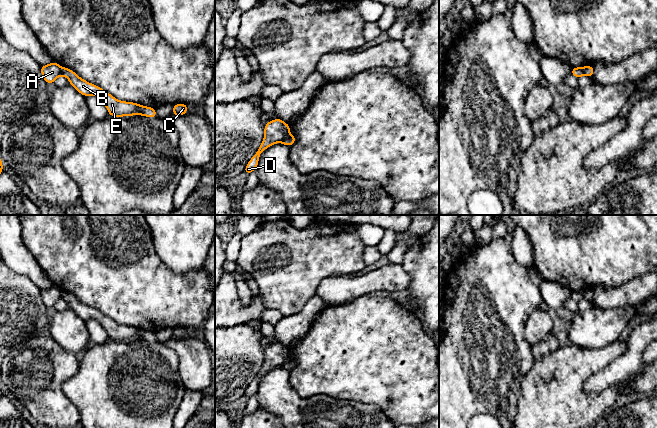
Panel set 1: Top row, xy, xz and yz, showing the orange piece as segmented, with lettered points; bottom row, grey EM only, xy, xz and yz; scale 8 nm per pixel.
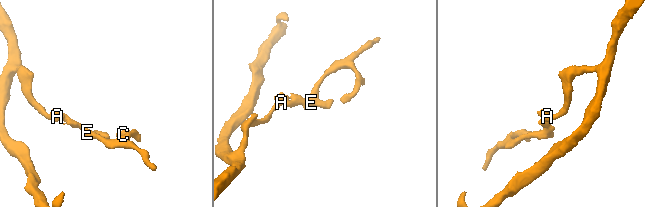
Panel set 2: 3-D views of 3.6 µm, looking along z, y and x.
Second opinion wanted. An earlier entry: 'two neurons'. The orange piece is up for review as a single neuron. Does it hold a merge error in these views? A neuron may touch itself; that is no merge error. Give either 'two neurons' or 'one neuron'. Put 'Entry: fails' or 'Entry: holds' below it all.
two neurons
Entry: holds

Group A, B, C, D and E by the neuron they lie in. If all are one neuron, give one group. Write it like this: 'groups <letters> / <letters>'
groups A D / B C E

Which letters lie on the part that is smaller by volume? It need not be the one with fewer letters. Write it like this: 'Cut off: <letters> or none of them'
Cut off: B, C, E

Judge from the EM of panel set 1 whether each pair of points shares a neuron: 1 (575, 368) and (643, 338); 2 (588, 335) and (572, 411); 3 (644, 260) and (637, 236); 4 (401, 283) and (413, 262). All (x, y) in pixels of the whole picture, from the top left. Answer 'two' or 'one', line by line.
1: two
2: two
3: one
4: two

